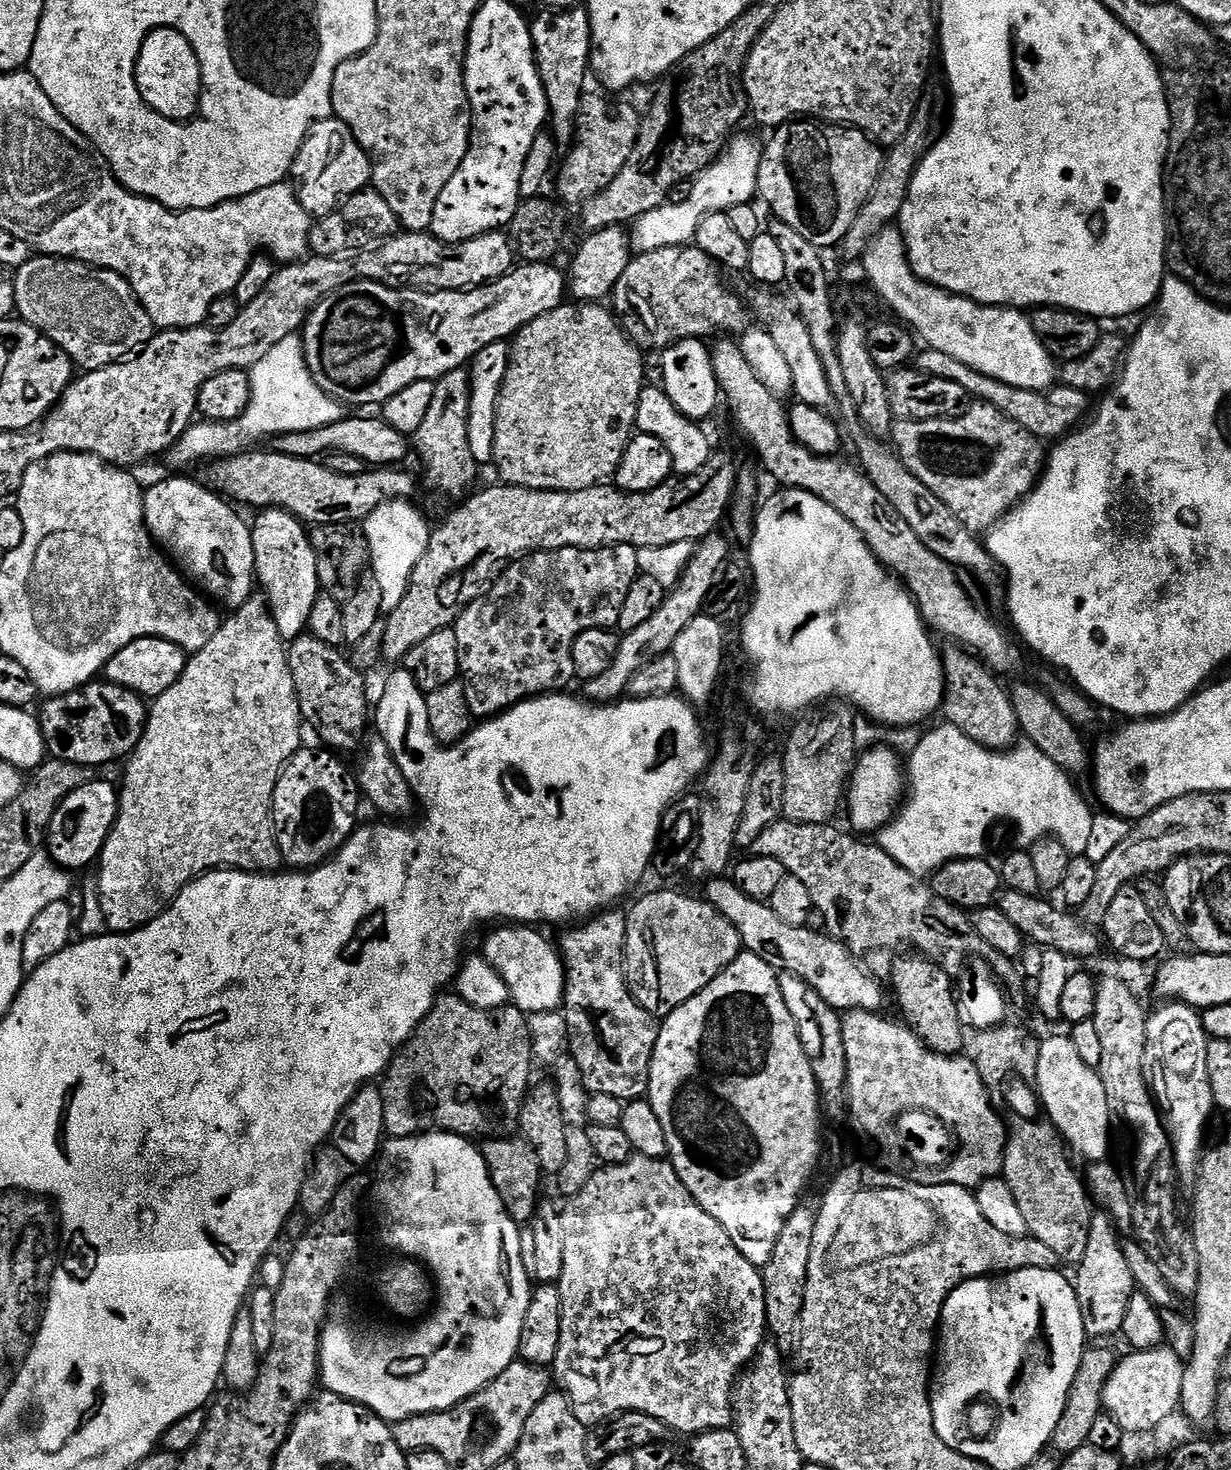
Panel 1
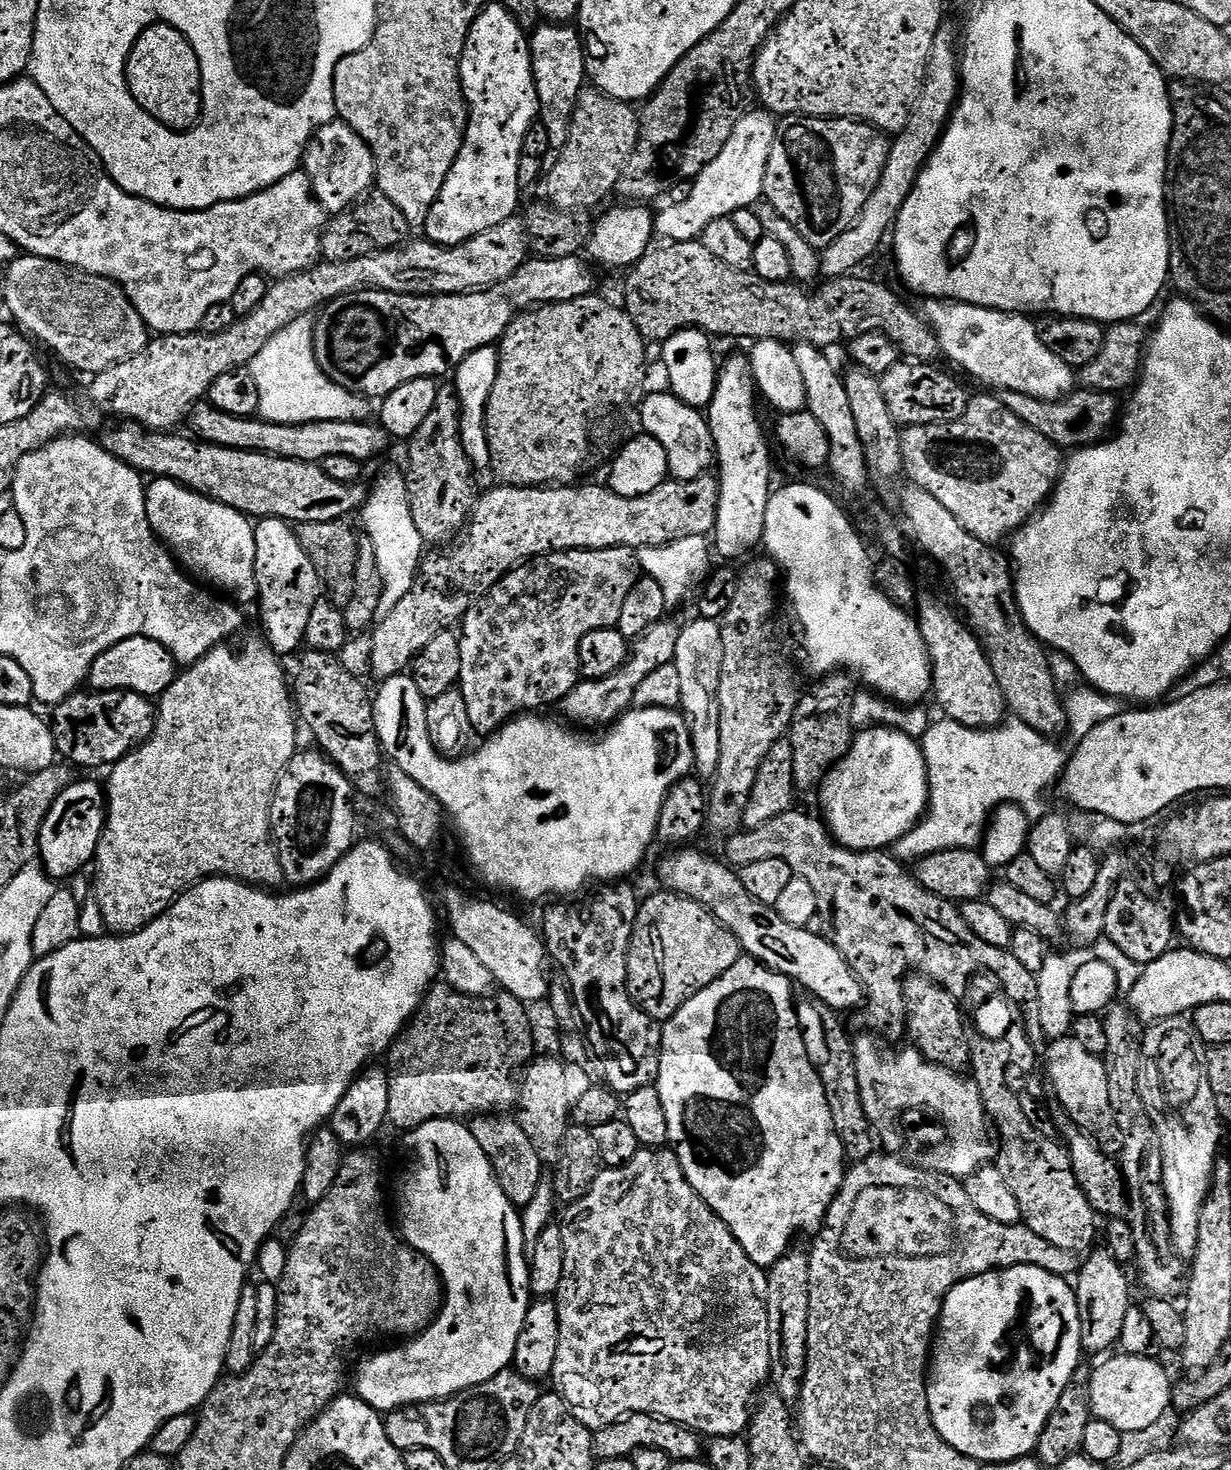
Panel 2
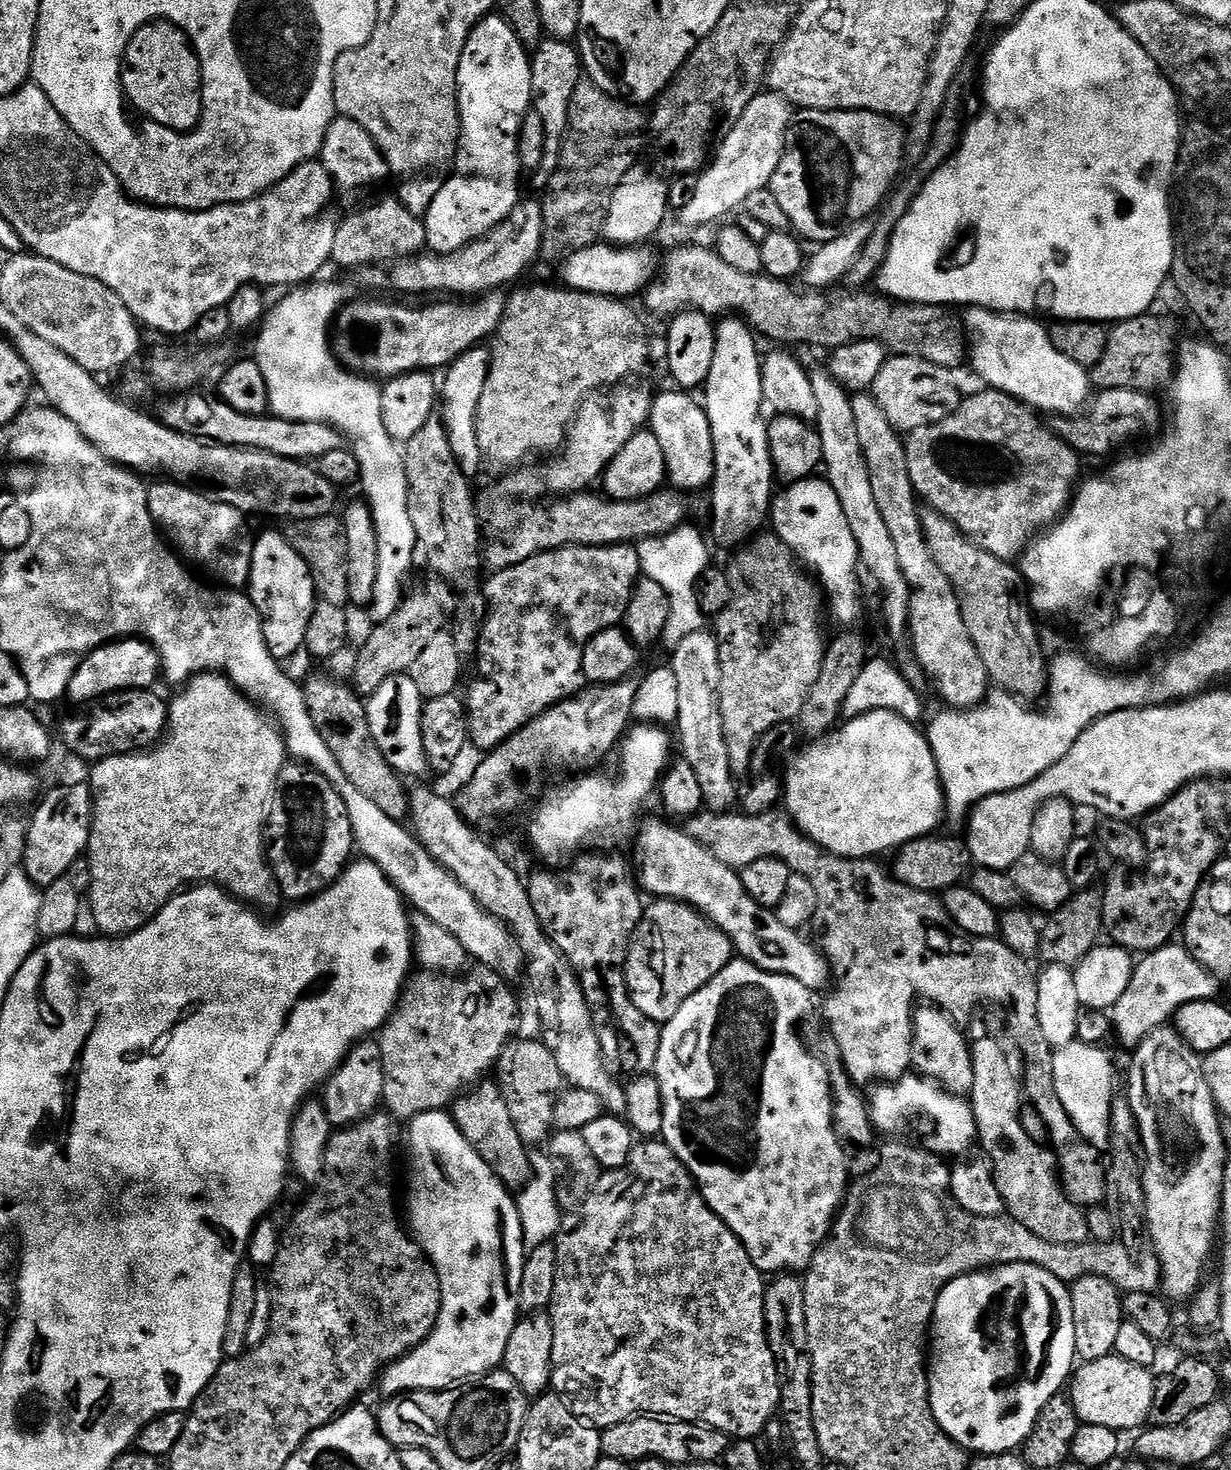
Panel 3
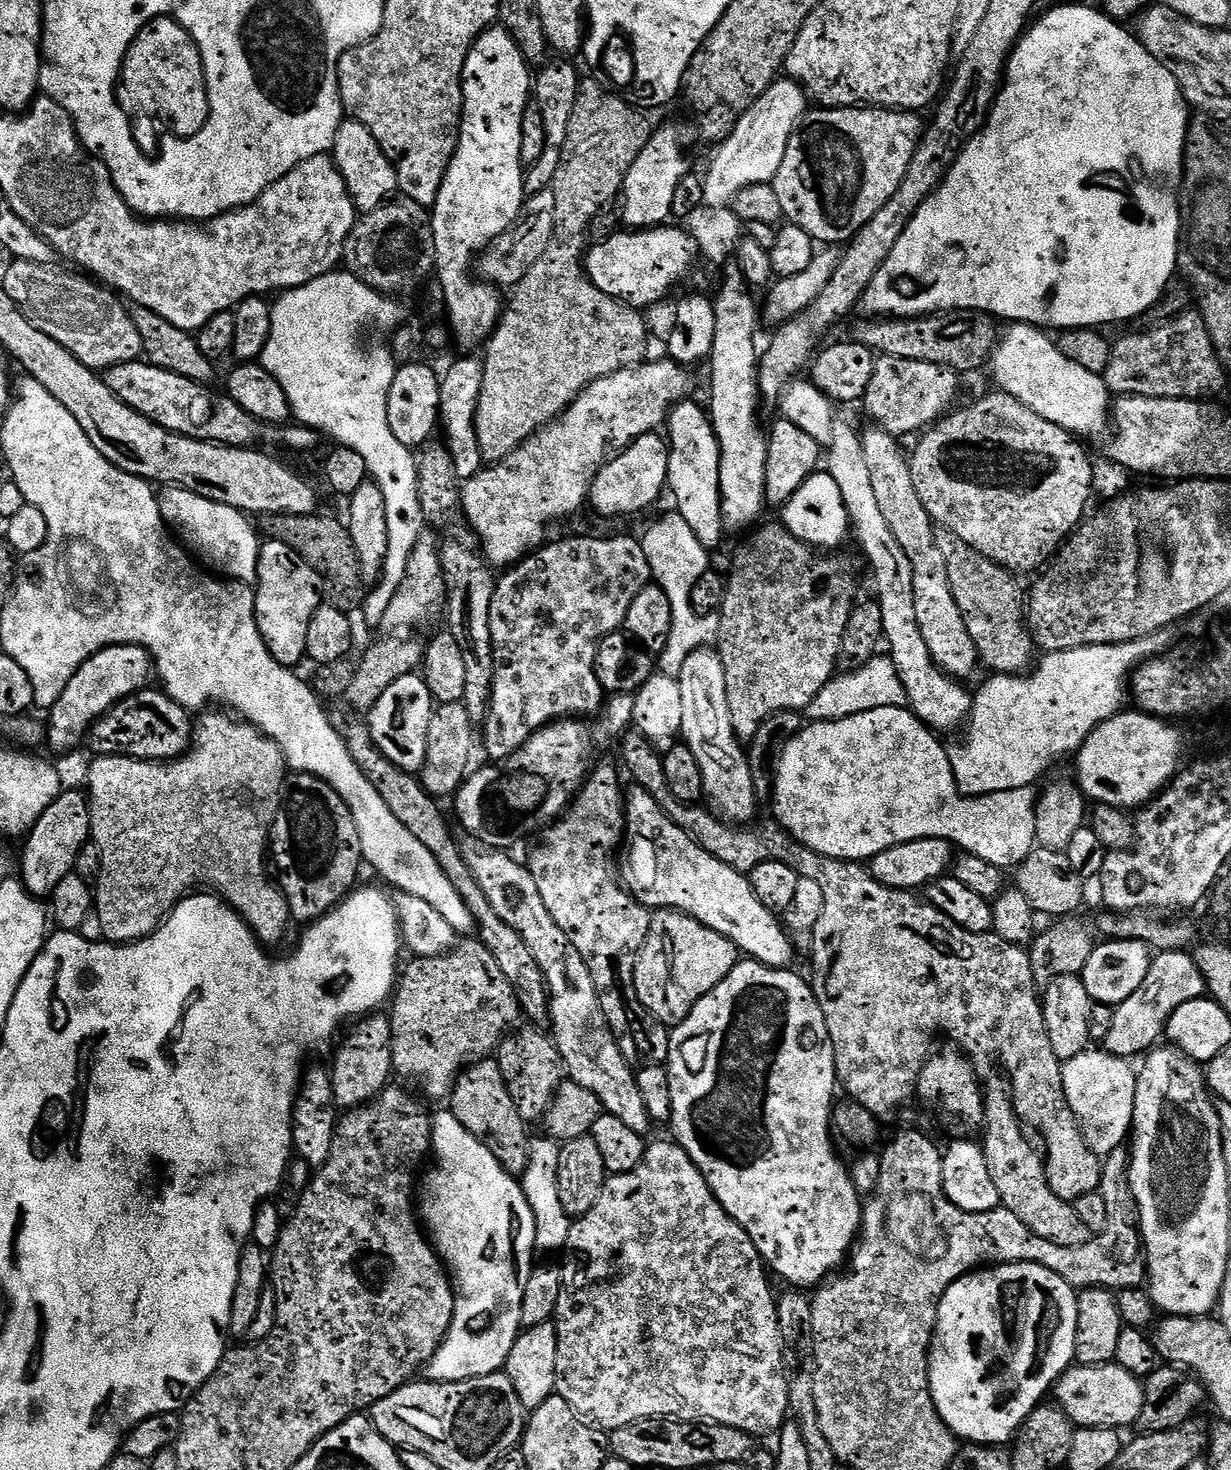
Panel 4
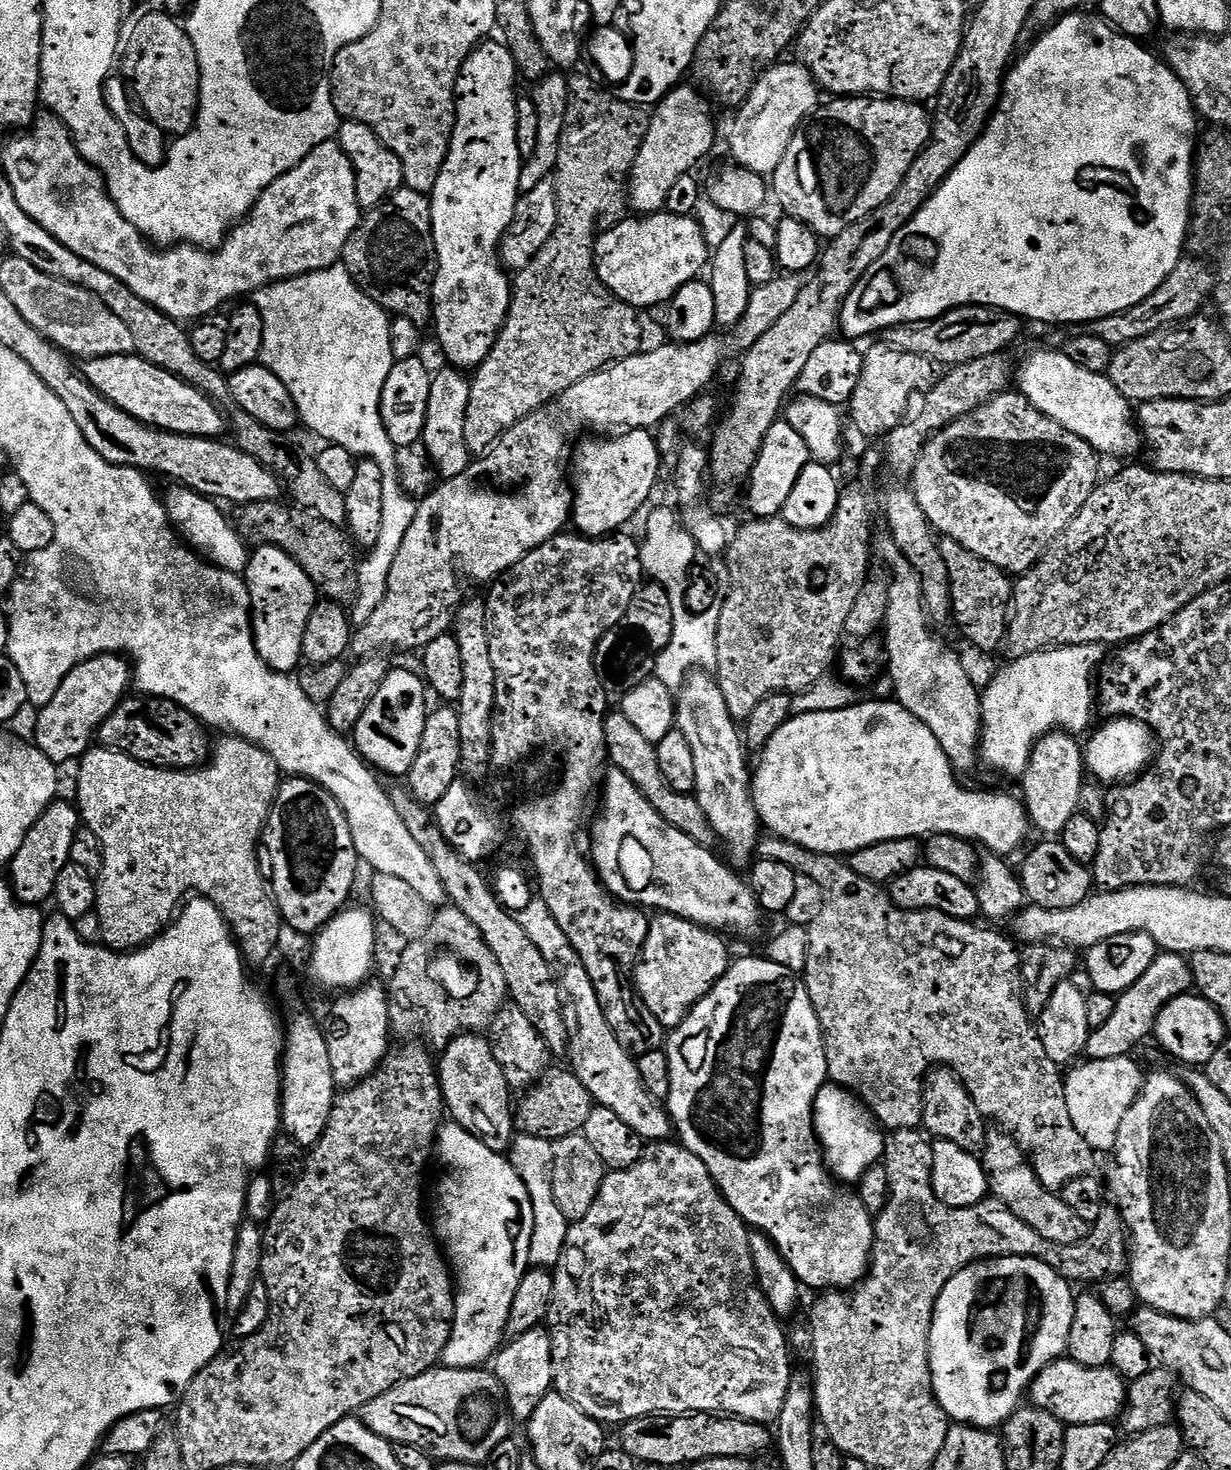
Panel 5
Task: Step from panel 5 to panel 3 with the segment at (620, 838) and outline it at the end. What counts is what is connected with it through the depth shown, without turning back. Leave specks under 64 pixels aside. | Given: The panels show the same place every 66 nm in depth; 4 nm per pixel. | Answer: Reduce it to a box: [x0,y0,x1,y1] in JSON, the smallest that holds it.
[634,819,831,992]

